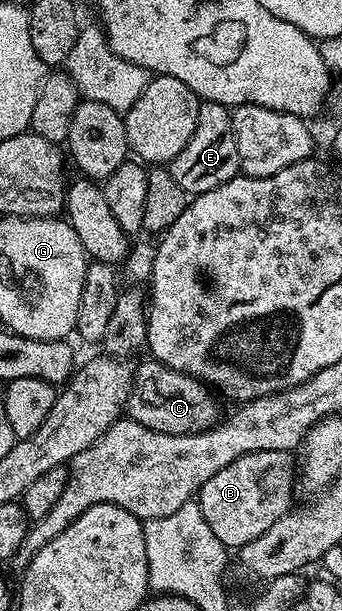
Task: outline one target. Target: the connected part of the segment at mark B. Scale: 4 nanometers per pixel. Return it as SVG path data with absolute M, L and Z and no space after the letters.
M260 450L236 458L224 470L212 474L208 482L198 489L196 502L212 526L212 534L220 538L227 550L243 548L248 542L260 538L272 522L291 511L296 484L296 460L289 452Z

